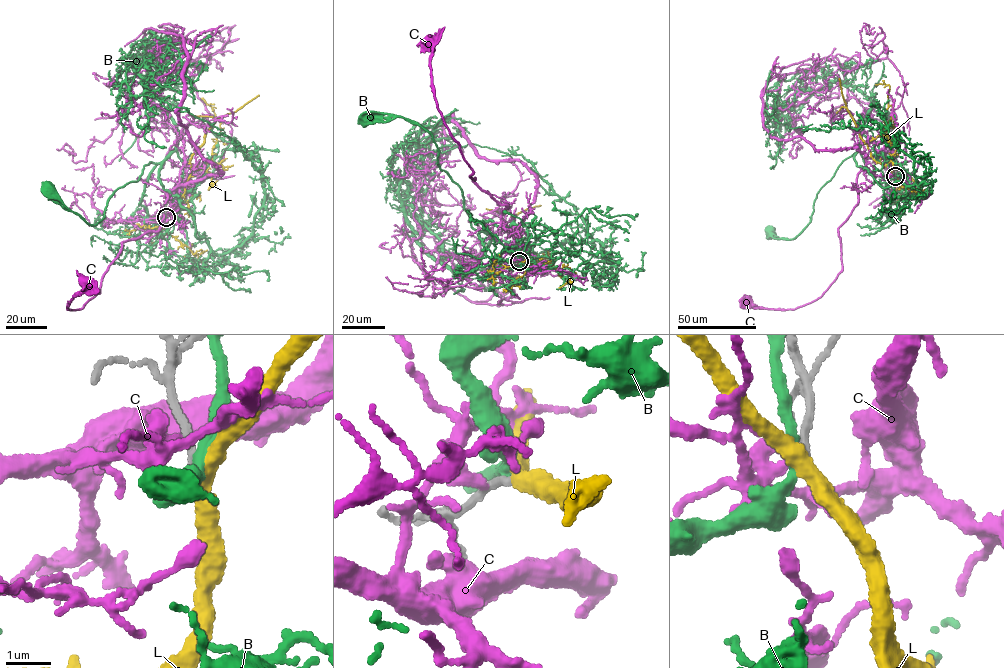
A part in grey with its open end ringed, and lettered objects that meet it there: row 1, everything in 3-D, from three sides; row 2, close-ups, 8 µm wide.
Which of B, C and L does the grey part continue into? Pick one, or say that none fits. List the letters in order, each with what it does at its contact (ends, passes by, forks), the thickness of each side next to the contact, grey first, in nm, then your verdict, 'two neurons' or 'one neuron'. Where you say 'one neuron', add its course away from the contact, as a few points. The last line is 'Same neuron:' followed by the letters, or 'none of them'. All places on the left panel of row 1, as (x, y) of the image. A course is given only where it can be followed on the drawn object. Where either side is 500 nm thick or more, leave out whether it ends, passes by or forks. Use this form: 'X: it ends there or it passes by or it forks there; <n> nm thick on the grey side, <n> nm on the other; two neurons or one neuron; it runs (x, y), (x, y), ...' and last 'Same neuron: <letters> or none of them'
B: it passes by; 190 nm thick on the grey side, 220 nm on the other; two neurons
C: it ends there; 200 nm thick on the grey side, 280 nm on the other; two neurons
L: it passes by; 160 nm thick on the grey side, 360 nm on the other; one neuron; it runs (166, 217), (184, 194), (190, 170), (211, 160), (212, 148), (220, 131), (220, 121), (209, 105), (214, 104)
Same neuron: L

